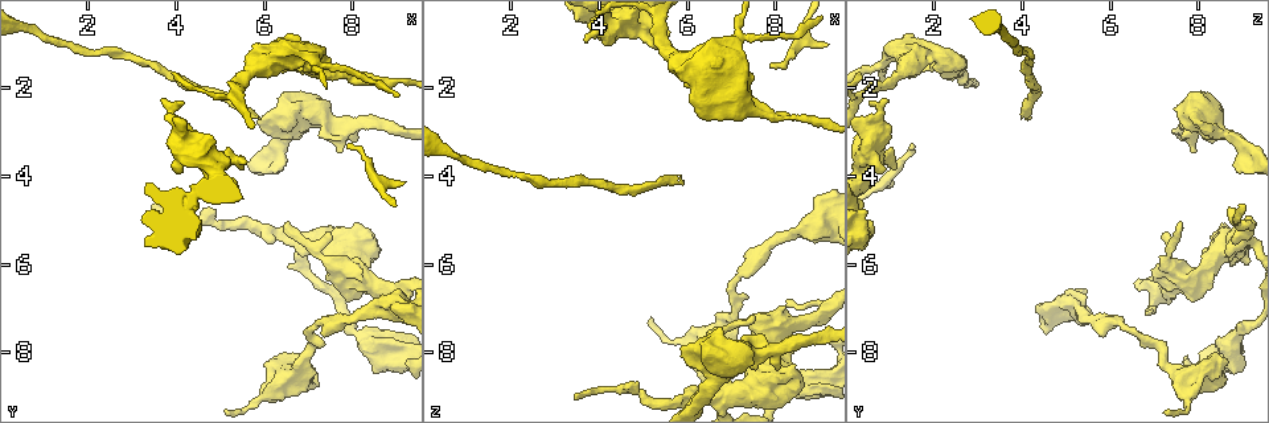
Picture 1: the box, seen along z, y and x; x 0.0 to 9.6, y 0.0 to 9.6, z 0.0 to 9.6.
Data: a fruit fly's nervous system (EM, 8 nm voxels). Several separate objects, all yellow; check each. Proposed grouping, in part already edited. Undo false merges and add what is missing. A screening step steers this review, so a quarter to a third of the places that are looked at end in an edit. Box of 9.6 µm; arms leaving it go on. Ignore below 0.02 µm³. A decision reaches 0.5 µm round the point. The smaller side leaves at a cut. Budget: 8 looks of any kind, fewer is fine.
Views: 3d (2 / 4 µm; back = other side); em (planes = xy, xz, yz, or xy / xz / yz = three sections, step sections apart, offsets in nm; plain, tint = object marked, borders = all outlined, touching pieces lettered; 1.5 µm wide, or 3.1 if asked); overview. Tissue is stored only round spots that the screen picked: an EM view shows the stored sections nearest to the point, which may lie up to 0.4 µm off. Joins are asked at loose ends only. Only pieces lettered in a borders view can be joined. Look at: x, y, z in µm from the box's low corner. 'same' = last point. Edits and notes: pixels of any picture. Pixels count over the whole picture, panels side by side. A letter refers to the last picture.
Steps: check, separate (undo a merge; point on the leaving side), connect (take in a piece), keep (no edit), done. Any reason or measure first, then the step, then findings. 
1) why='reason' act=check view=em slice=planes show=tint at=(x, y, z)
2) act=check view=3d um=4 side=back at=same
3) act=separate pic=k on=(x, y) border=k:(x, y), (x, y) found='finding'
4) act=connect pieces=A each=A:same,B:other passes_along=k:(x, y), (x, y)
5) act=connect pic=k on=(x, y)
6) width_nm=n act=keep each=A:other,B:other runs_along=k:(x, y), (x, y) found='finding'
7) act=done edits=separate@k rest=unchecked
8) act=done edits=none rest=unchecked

why='branch stops here' act=check view=em slice=yz step=4 show=tint at=(7.50, 3.15, 7.65)

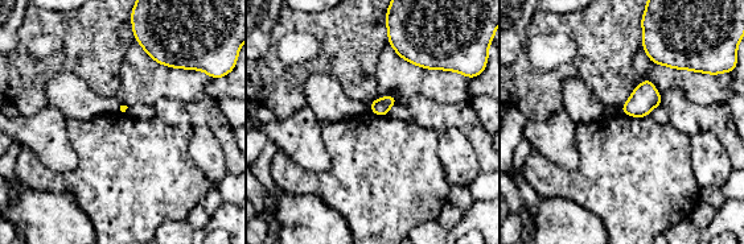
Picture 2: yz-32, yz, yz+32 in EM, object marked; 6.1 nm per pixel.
act=check view=em slice=yz step=4 show=borders at=same

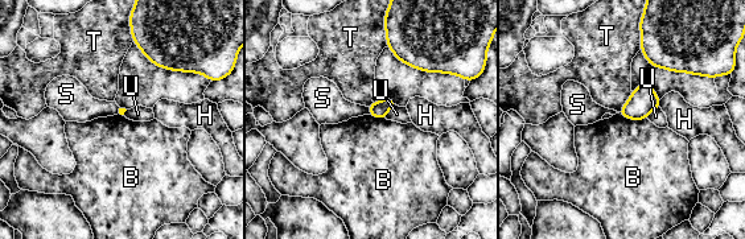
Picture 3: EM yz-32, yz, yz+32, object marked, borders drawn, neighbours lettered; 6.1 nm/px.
act=keep each=B:other,H:other,S:other,T:other,U:other border=3:(618, 112), (630, 119), (646, 119) found='none of them fits'

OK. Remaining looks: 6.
why='long arm stops here' act=check view=3d um=2 at=(5.90, 2.60, 4.15)

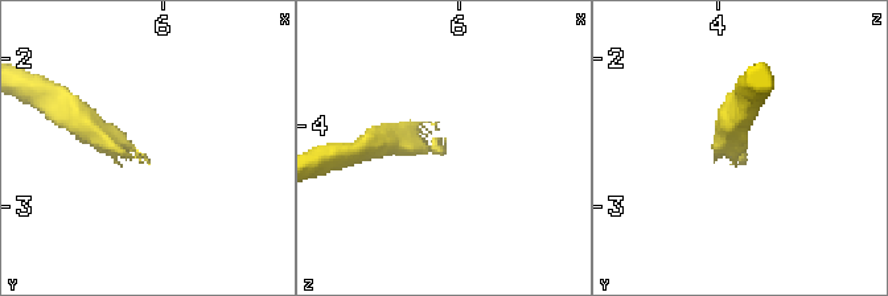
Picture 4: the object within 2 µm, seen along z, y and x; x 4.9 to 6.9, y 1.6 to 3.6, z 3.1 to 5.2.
why='shape alone is not enough' act=check view=em slice=yz step=4 show=borders at=(5.88, 2.66, 4.14)

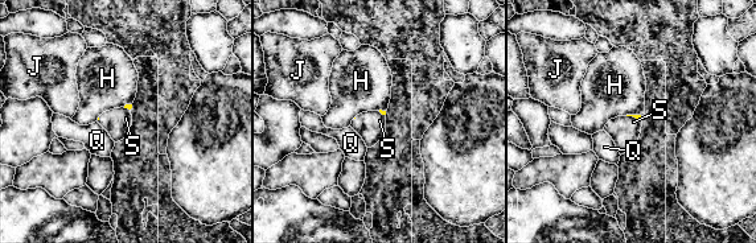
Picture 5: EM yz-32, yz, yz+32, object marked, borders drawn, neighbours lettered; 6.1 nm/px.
act=check view=em slice=planes show=borders at=same

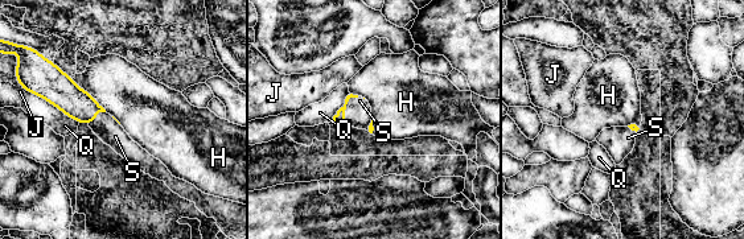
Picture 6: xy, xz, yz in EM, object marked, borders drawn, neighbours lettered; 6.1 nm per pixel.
longest_contact=Q:340nm act=connect pieces=S each=H:other,J:other,Q:other,S:same found='the cell continues'

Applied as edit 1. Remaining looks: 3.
why='sudden change in width' act=check view=3d um=4 at=(6.80, 5.50, 9.05)

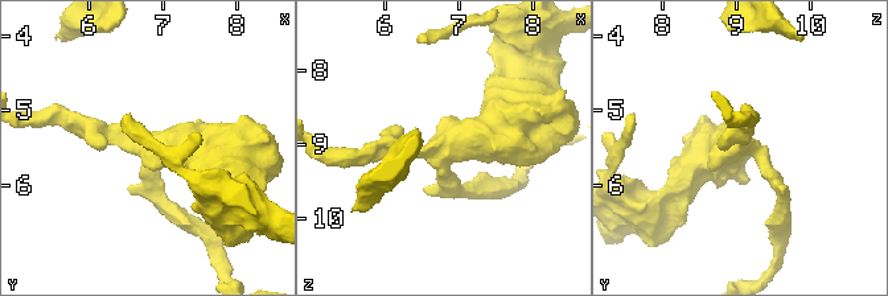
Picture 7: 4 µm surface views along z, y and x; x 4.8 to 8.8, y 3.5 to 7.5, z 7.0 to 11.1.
arms=3 arm_widths_nm=200,200,600 why='shape alone is not enough' act=check view=em slice=yz step=4 show=tint at=(6.75, 5.45, 9.10)

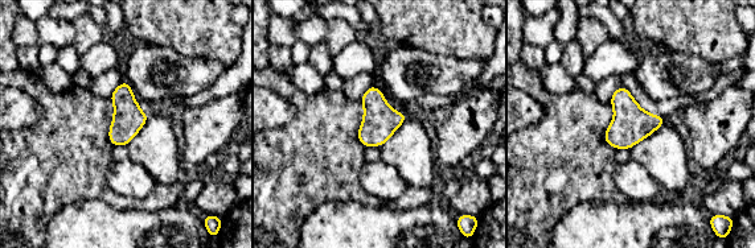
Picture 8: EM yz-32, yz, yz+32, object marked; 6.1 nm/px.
act=check view=em slice=planes show=borders at=same

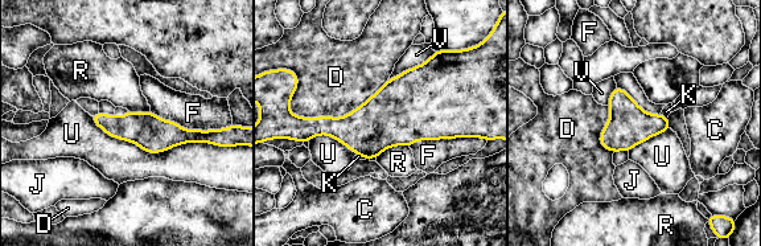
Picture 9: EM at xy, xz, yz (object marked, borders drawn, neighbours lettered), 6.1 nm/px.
width_nm=200 act=keep each=C:other,D:other,F:other,J:other,K:other,R:other,U:other,V:other border=9:(89, 115), (148, 152), (214, 146) found='one cell here'

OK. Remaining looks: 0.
act=done edits=connect@6 rest=unchecked

